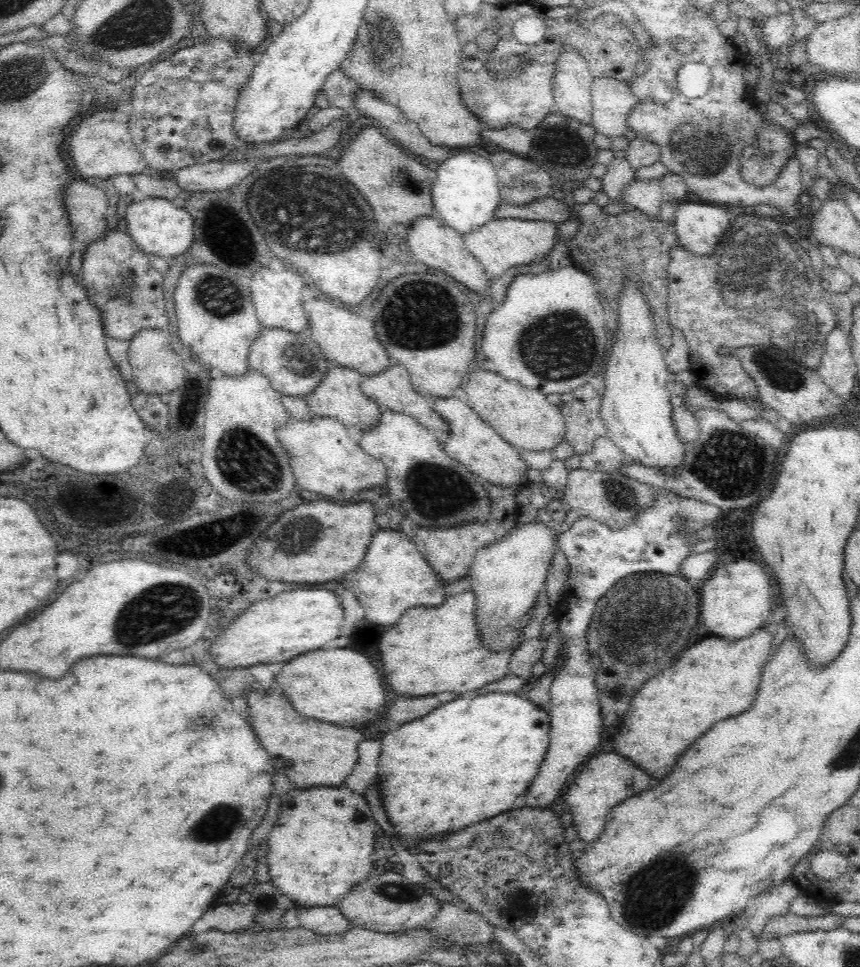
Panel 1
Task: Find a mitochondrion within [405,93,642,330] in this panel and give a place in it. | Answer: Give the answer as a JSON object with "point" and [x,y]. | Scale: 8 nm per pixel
{"point":[545,144]}

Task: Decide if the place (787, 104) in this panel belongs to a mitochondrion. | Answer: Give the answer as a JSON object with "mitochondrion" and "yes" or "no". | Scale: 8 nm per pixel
{"mitochondrion":"no"}

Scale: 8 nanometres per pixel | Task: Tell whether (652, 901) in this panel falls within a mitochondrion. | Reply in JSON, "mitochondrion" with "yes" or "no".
{"mitochondrion":"yes"}

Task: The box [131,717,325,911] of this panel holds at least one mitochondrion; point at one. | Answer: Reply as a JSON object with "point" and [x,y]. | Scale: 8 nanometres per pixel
{"point":[215,824]}

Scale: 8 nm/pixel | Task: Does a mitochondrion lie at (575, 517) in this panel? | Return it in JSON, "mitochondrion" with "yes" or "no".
{"mitochondrion":"no"}

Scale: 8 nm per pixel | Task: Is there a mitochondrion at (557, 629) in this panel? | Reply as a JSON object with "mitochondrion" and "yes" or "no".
{"mitochondrion":"no"}

